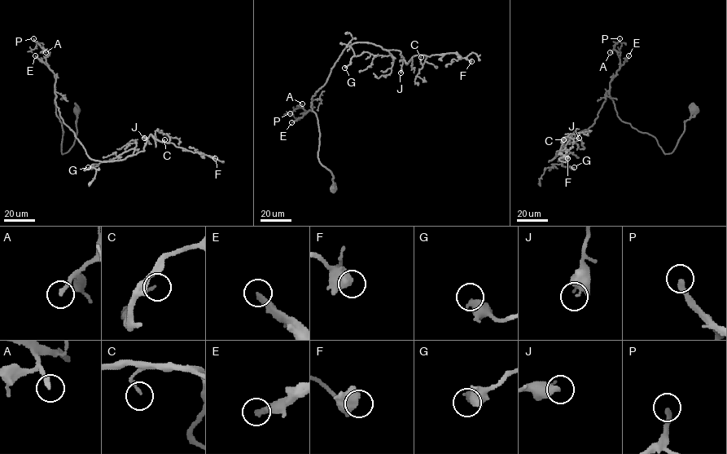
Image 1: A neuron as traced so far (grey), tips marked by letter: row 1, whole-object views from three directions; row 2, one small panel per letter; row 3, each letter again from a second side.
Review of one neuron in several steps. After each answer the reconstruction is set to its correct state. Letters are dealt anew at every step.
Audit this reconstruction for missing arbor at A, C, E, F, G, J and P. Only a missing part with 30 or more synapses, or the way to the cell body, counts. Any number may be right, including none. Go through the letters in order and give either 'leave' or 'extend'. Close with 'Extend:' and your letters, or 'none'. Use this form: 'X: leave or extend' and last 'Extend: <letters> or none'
A: leave
C: leave
E: extend
F: leave
G: leave
J: leave
P: extend
Extend: E, P

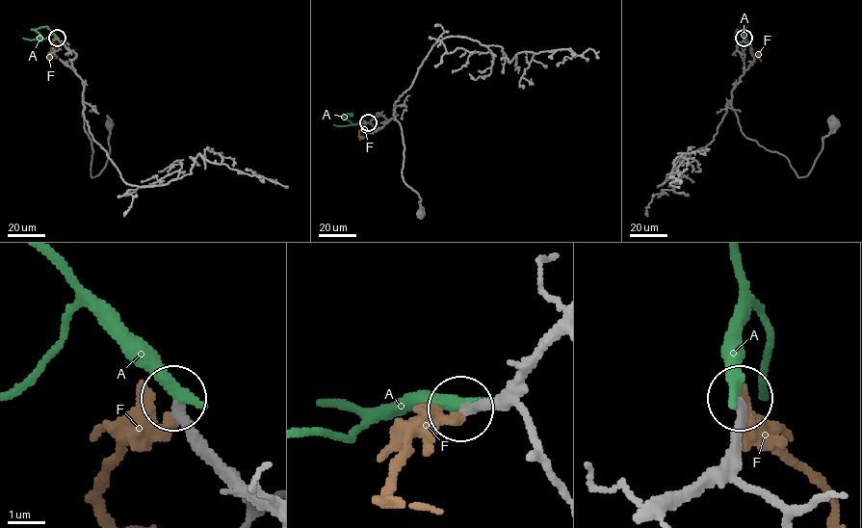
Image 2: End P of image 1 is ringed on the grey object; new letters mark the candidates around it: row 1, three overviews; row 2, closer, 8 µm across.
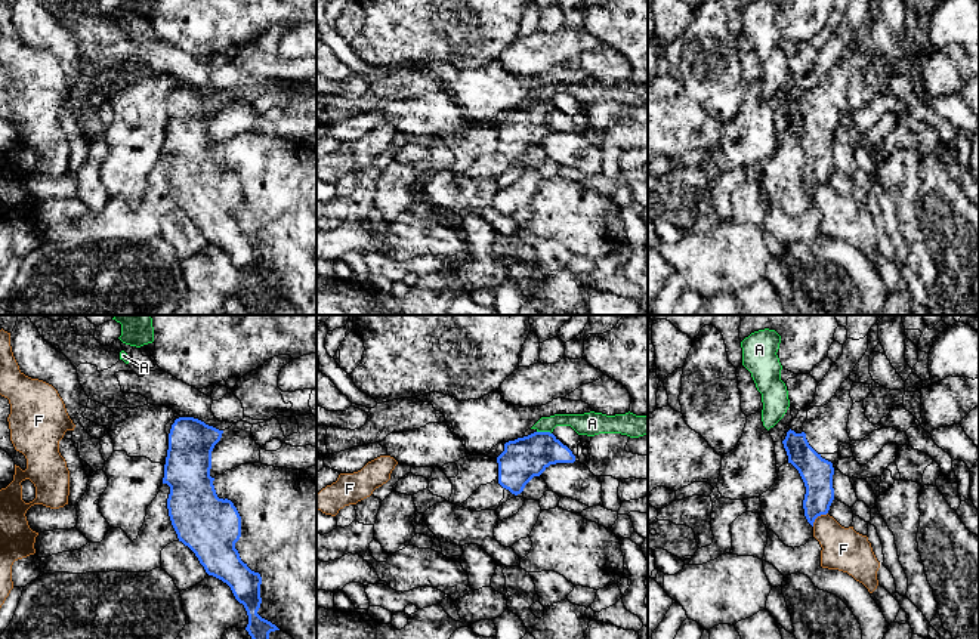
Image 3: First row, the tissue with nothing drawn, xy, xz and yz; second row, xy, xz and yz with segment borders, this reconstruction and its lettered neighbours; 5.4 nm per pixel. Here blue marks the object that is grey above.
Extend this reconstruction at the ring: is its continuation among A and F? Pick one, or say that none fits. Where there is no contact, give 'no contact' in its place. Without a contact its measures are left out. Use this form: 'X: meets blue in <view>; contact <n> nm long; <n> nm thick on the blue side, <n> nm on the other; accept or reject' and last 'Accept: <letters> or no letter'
A: meets blue in xz; contact 80 nm long; 220 nm thick on the blue side, 130 nm on the other; reject
F: meets blue in yz; contact 120 nm long; 170 nm thick on the blue side, 240 nm on the other; reject
Accept: no letter

